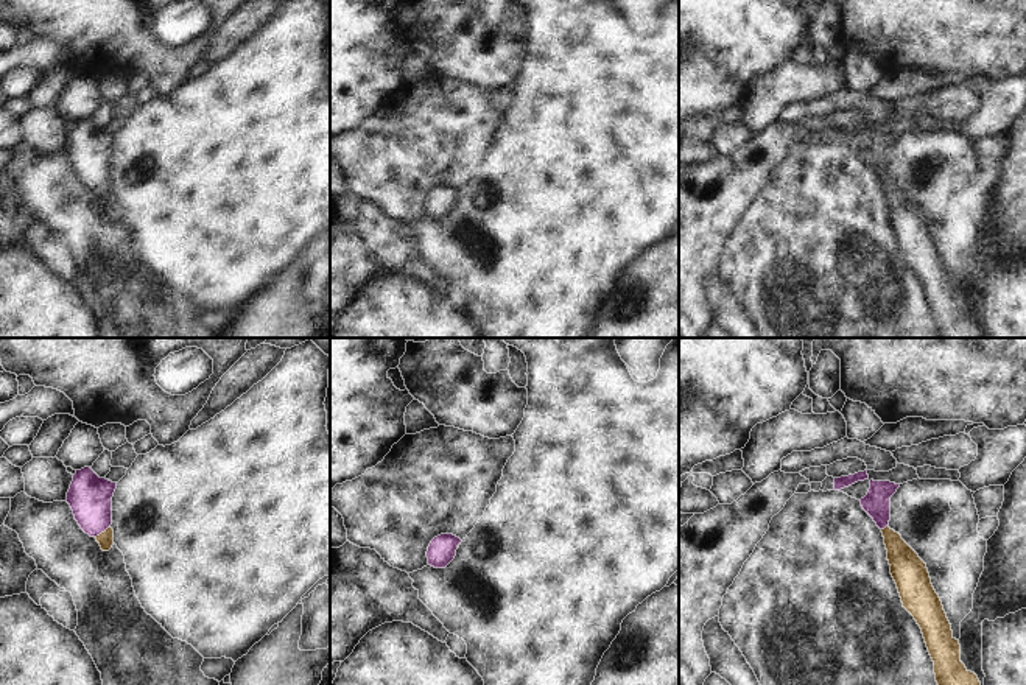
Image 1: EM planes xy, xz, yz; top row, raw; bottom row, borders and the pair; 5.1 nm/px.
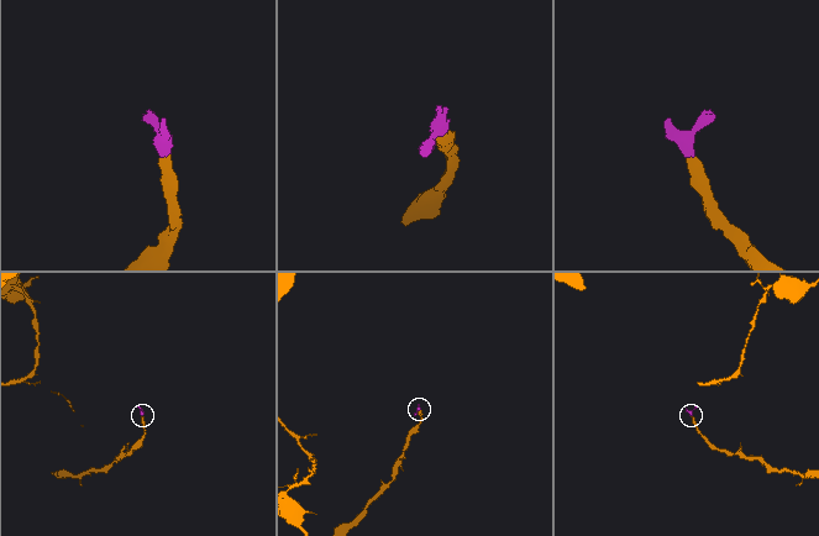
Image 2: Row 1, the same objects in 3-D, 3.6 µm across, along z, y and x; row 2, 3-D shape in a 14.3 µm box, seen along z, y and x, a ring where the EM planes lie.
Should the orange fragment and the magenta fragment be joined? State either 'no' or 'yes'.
yes

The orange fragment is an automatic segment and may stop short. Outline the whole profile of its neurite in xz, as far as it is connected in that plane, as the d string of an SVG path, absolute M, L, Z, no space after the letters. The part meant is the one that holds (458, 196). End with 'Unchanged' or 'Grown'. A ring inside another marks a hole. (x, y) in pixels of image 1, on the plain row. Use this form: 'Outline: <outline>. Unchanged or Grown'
Outline: M441 185L434 188L428 198L428 216L434 220L445 220L456 207L461 190L453 185Z. Grown

